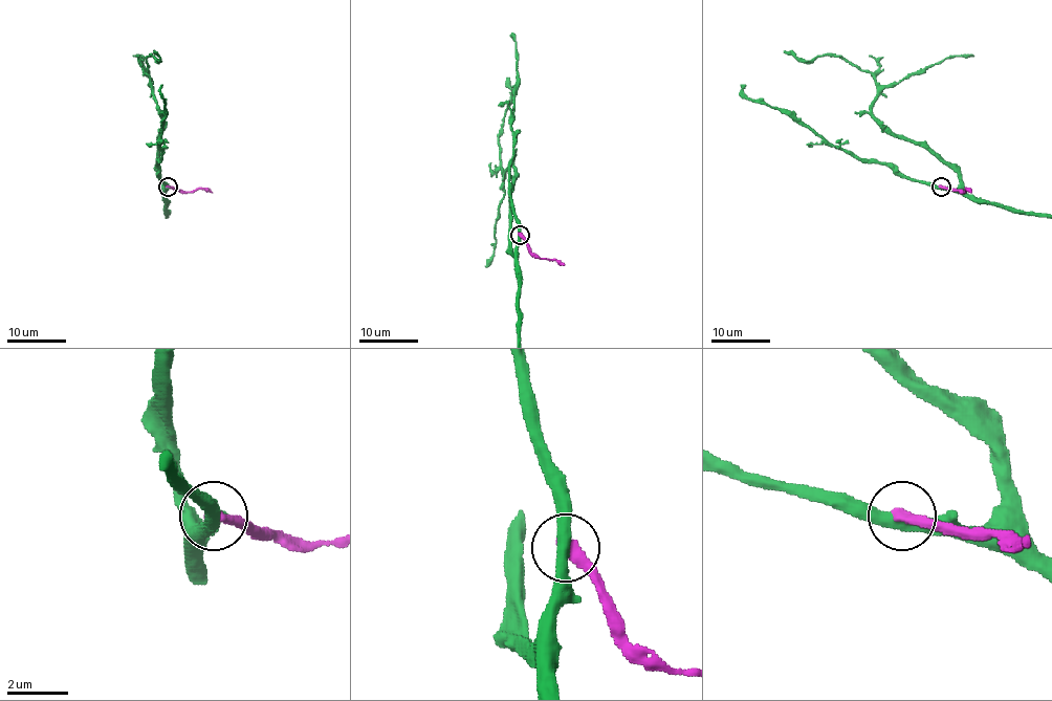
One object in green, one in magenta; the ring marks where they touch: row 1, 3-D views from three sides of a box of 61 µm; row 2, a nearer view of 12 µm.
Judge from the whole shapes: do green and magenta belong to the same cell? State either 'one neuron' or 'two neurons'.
two neurons

